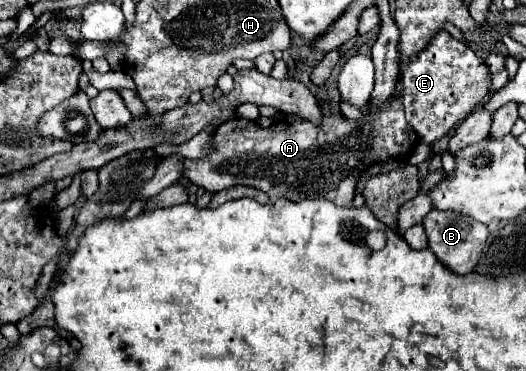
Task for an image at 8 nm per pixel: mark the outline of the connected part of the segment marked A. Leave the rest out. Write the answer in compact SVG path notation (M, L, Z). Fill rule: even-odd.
M395 94L385 108L369 104L363 110L365 118L357 122L335 116L327 104L323 104L321 110L325 112L325 120L319 126L295 116L283 116L267 130L259 128L255 120L235 116L215 128L215 150L209 156L201 160L183 160L181 178L211 194L245 184L263 190L271 202L279 198L293 202L327 198L335 206L349 206L359 176L373 162L407 154L419 144L419 136L409 128L401 100Z

